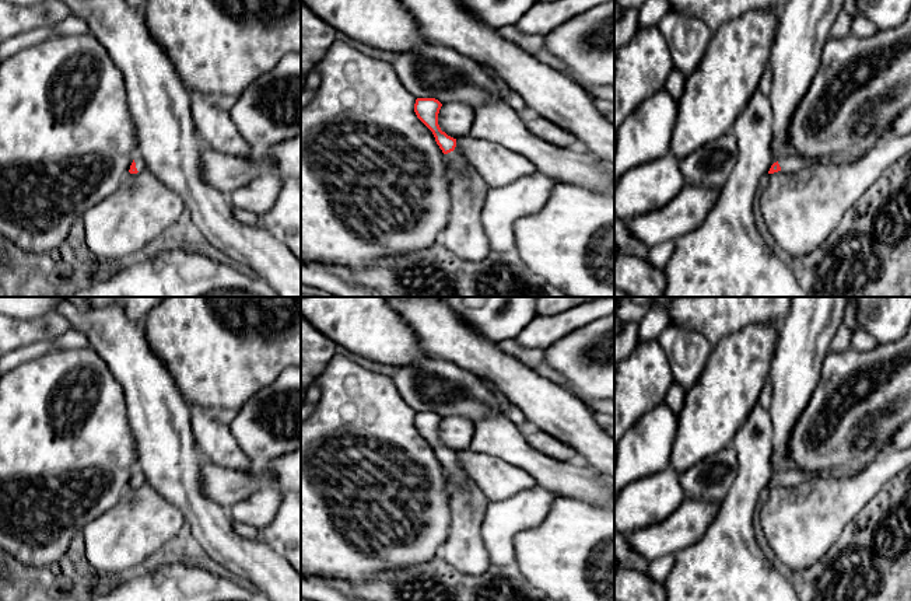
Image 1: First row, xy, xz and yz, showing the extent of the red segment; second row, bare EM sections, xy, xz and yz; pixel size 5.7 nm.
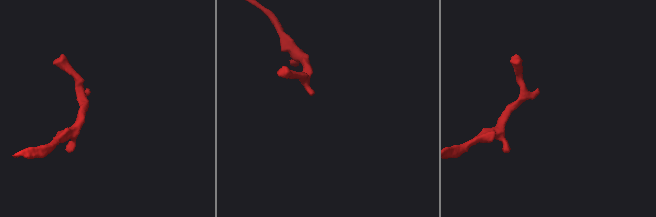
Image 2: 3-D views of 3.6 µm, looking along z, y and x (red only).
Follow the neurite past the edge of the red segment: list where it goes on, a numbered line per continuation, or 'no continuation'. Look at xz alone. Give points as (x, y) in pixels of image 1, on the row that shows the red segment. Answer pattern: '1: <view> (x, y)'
1: xz (454, 159)

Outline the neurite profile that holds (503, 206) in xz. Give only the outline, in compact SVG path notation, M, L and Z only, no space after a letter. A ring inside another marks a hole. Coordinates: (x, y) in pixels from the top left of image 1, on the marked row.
M533 172L501 188L490 188L481 209L481 223L490 251L504 254L515 248L515 223L536 214L547 202L556 178Z

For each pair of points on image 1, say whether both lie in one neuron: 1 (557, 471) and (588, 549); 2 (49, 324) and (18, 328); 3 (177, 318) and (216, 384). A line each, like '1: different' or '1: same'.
1: different
2: same
3: same

